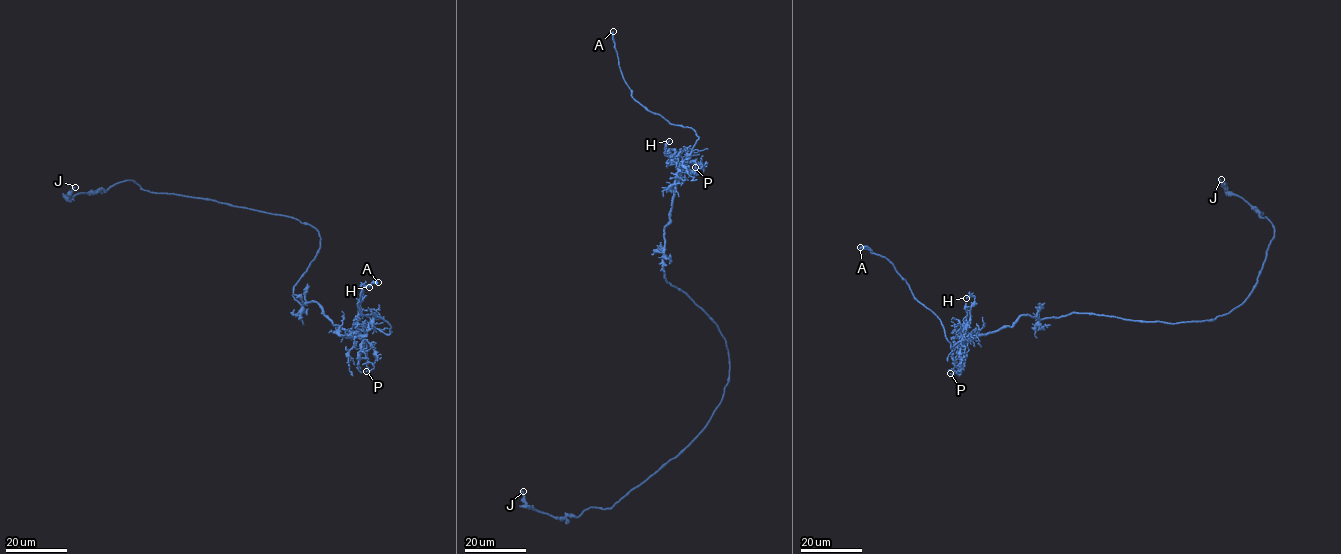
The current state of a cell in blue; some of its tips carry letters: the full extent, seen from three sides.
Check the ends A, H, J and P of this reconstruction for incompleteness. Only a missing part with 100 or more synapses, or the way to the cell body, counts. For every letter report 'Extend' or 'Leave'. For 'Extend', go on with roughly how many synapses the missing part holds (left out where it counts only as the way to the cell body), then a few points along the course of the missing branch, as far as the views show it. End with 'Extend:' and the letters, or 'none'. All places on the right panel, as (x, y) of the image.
A: Extend
H: Leave
J: Leave
P: Leave
Extend: A

